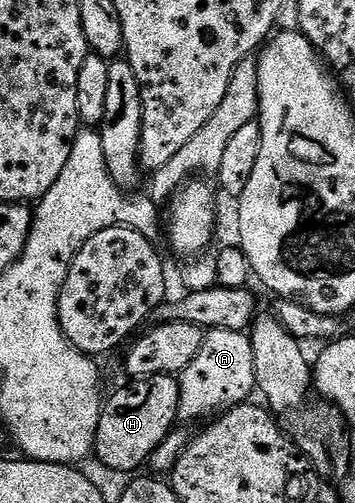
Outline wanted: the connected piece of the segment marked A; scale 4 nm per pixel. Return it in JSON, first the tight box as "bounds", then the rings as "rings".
{"bounds":[178,327,256,422],"rings":[[[213,327],[204,335],[202,350],[195,360],[182,370],[178,376],[179,384],[179,416],[178,420],[188,422],[212,412],[217,413],[243,405],[251,393],[255,393],[256,377],[254,376],[254,356],[252,339],[245,331],[218,329]]]}

